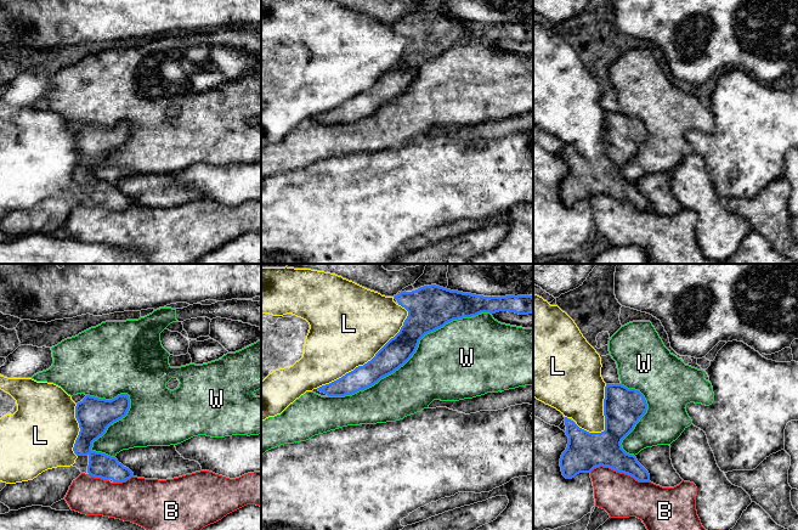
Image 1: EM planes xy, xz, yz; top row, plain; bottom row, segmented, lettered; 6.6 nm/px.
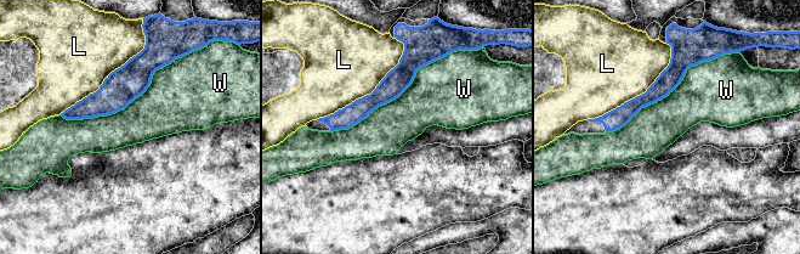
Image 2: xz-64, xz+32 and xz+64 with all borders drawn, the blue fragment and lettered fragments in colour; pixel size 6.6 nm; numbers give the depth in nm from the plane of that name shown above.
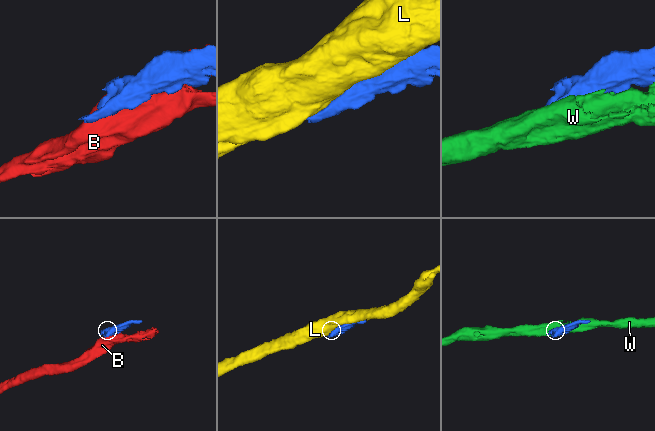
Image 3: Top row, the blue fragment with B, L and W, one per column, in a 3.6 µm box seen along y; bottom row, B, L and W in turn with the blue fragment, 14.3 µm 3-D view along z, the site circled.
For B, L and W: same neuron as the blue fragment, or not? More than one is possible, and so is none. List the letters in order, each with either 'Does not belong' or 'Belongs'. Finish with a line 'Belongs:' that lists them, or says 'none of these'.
B: Does not belong
L: Does not belong
W: Does not belong
Belongs: none of these

